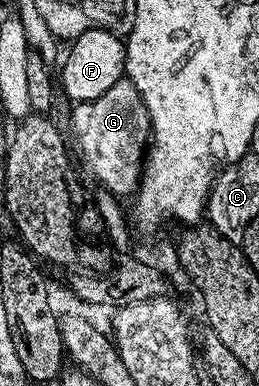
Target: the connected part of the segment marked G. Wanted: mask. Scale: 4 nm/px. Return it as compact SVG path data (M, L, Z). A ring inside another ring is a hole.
M118 79L106 95L93 101L81 101L73 104L72 133L76 136L76 145L88 164L88 169L100 180L99 188L113 195L120 193L135 194L142 176L142 166L146 160L146 150L150 144L150 122L144 110L144 101L138 95L134 83L127 79Z

